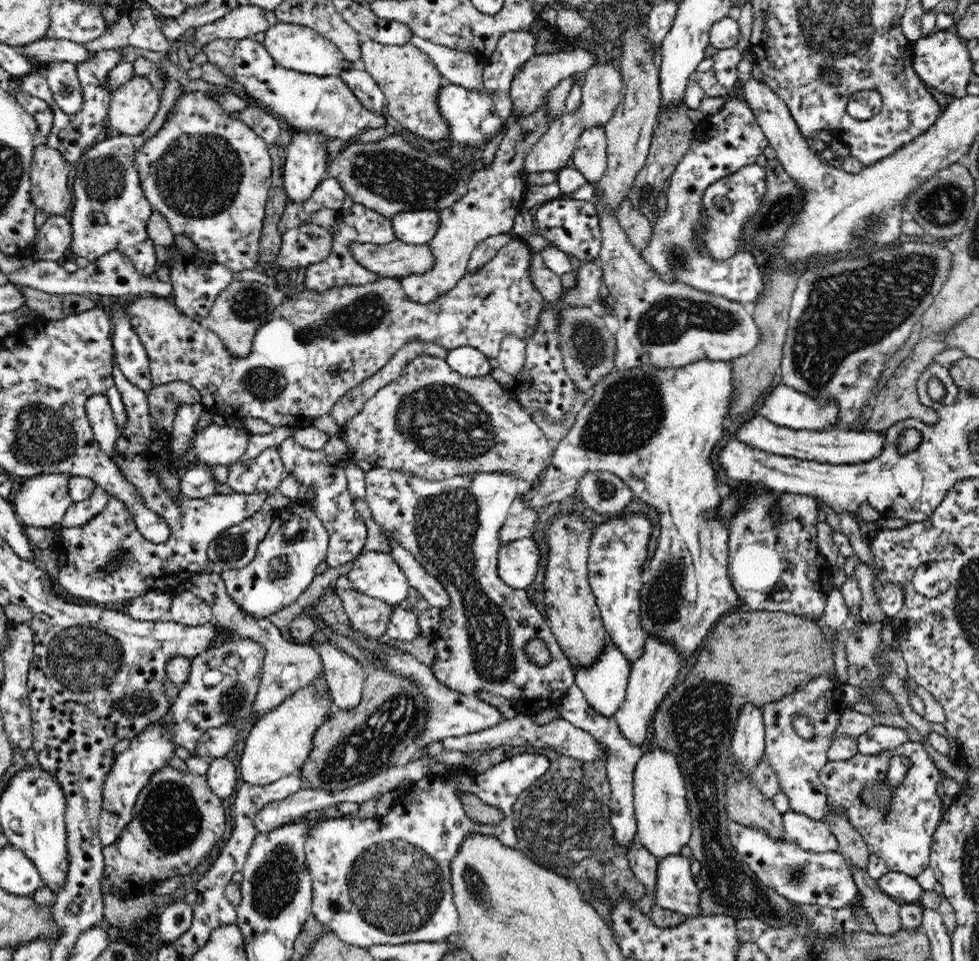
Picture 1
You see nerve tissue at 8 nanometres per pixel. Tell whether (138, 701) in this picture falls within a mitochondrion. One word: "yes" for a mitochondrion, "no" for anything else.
yes

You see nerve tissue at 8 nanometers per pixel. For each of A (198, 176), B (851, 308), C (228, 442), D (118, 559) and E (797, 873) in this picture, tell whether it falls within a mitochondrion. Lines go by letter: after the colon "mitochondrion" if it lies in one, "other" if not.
A: mitochondrion
B: mitochondrion
C: other
D: other
E: mitochondrion

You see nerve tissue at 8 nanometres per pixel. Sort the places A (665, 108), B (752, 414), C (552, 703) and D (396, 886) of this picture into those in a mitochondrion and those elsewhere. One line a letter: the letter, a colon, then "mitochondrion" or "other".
A: other
B: other
C: other
D: mitochondrion

